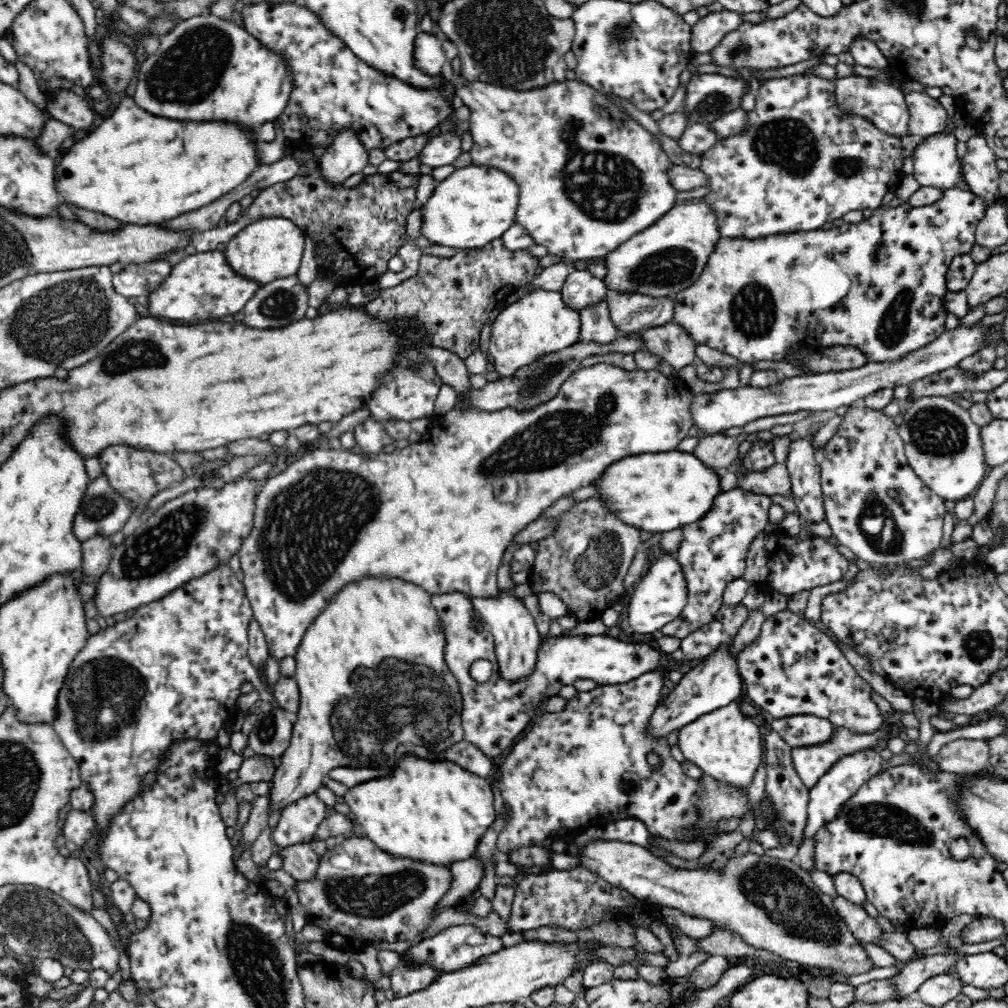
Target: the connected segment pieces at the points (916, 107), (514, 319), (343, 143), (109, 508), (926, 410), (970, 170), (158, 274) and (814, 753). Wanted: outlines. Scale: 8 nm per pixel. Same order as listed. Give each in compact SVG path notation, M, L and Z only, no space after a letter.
M910 91L905 93L905 101L909 110L910 135L925 138L946 130L948 113L938 99L932 98L924 91Z
M536 289L522 297L514 297L501 307L492 323L490 336L490 368L499 378L512 376L514 372L542 359L557 350L568 349L579 343L581 324L578 310L562 301L562 293Z
M346 128L334 137L326 152L319 158L320 173L332 185L343 184L352 174L362 172L368 164L368 154L360 133Z
M104 475L92 479L82 504L74 516L73 533L80 542L102 535L110 536L122 530L136 510L136 505L118 493Z
M924 396L914 400L914 403L903 412L903 422L898 425L899 435L905 444L905 455L913 472L930 487L934 493L945 501L960 501L971 498L988 474L986 455L980 437L981 426L976 425L970 417L969 410L953 402L946 396Z
M983 136L969 138L967 152L961 162L962 178L969 191L985 200L988 207L998 204L997 201L1004 197L1000 185L1001 170L996 159Z
M168 261L142 262L118 268L114 273L114 291L125 297L150 296L170 276L172 265Z
M894 710L890 715L883 714L883 725L874 732L871 733L854 733L846 727L834 727L833 735L829 741L807 746L807 747L796 747L792 748L792 764L798 773L798 777L802 779L804 785L810 790L817 782L818 779L826 774L827 770L830 770L830 767L838 762L839 758L845 757L847 754L853 753L854 751L864 750L864 749L880 749L884 747L886 741L888 741L896 732L900 732L900 728L903 727L902 724L902 713L900 711Z

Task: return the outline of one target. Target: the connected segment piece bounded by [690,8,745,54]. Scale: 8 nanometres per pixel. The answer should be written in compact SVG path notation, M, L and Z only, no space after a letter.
M722 9L720 12L710 12L699 18L696 24L692 25L692 38L690 38L694 53L706 54L712 52L725 34L736 30L742 22L742 14L739 12Z

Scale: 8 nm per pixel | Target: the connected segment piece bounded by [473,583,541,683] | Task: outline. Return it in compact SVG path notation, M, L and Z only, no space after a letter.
M511 583L501 584L497 595L475 598L473 602L474 611L492 633L494 652L496 659L498 659L498 673L500 673L500 677L510 681L510 683L527 677L533 671L537 661L538 647L541 643L532 614L524 606L522 599L512 594L512 588Z

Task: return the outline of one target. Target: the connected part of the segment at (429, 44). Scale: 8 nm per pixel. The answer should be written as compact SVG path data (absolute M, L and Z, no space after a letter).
M418 32L414 40L414 62L424 73L430 76L441 75L442 65L446 60L442 41L428 32Z

